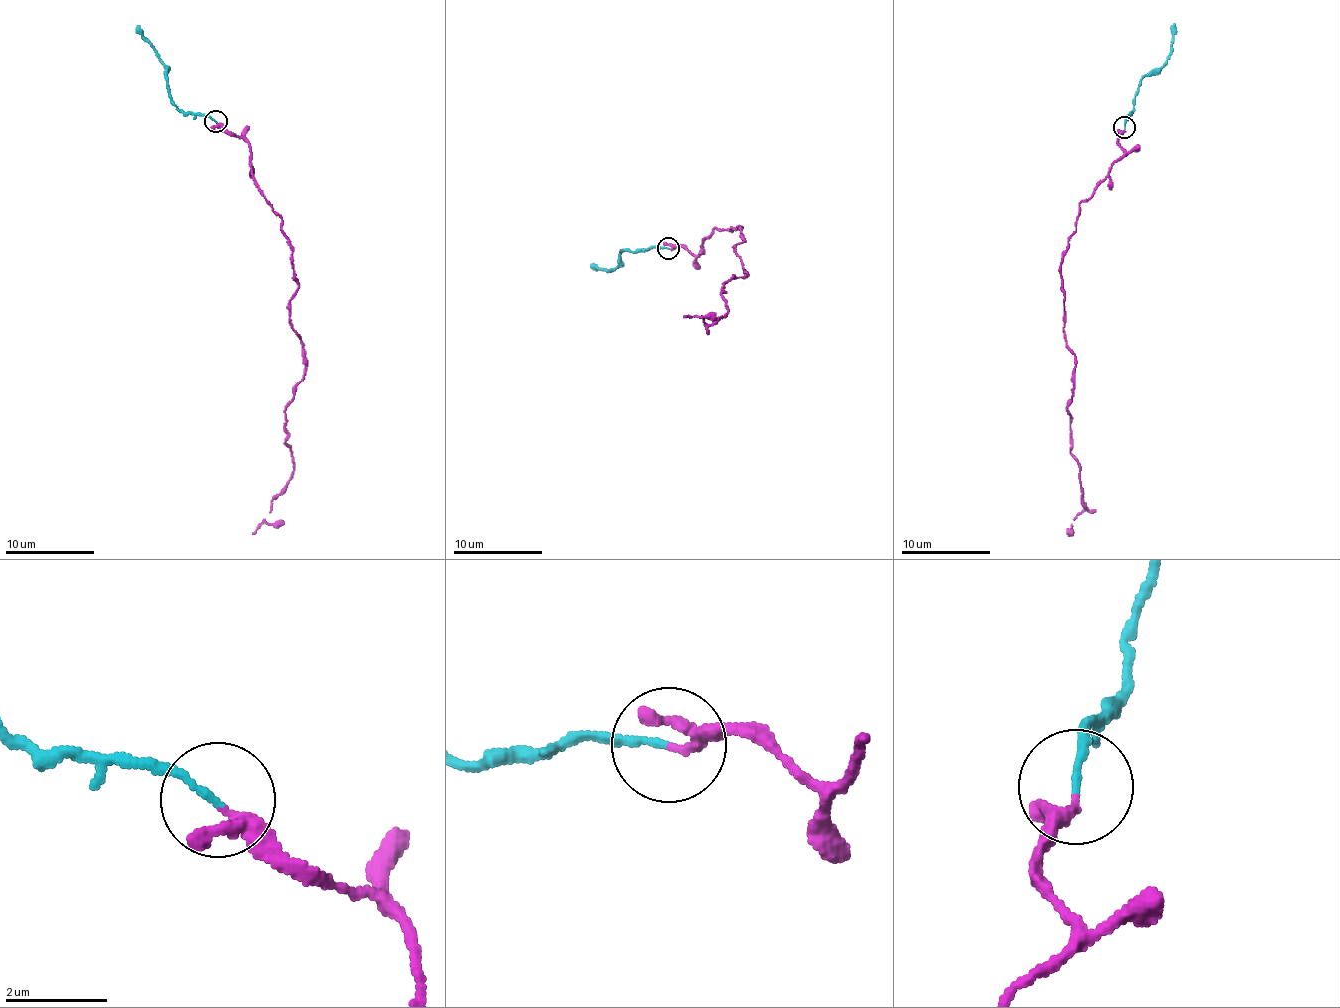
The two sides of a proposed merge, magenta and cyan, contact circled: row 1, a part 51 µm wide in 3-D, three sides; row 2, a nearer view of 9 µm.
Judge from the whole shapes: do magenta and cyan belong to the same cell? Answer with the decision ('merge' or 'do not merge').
merge

